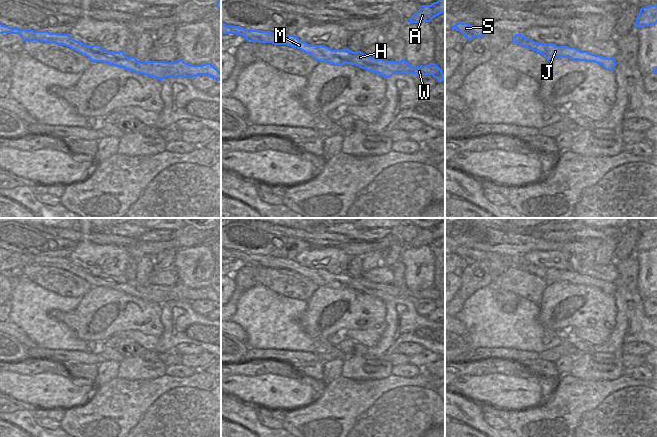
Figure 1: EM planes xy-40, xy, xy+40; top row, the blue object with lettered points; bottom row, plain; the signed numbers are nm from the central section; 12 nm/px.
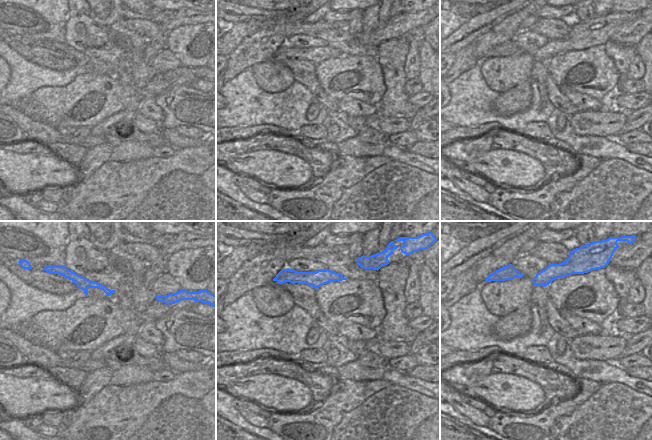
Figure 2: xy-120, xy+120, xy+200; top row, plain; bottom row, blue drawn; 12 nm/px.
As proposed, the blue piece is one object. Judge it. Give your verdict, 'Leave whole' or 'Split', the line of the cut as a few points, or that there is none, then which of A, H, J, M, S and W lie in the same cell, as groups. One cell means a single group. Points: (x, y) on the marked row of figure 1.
Split. Split along xy (317, 47), (330, 56), (339, 56), (350, 60), (355, 54). Groups: A J / H M S W.

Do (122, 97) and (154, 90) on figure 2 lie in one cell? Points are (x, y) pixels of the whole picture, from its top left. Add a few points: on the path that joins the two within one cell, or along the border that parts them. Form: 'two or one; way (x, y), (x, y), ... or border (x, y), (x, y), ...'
two; border (139, 91), (121, 111)

